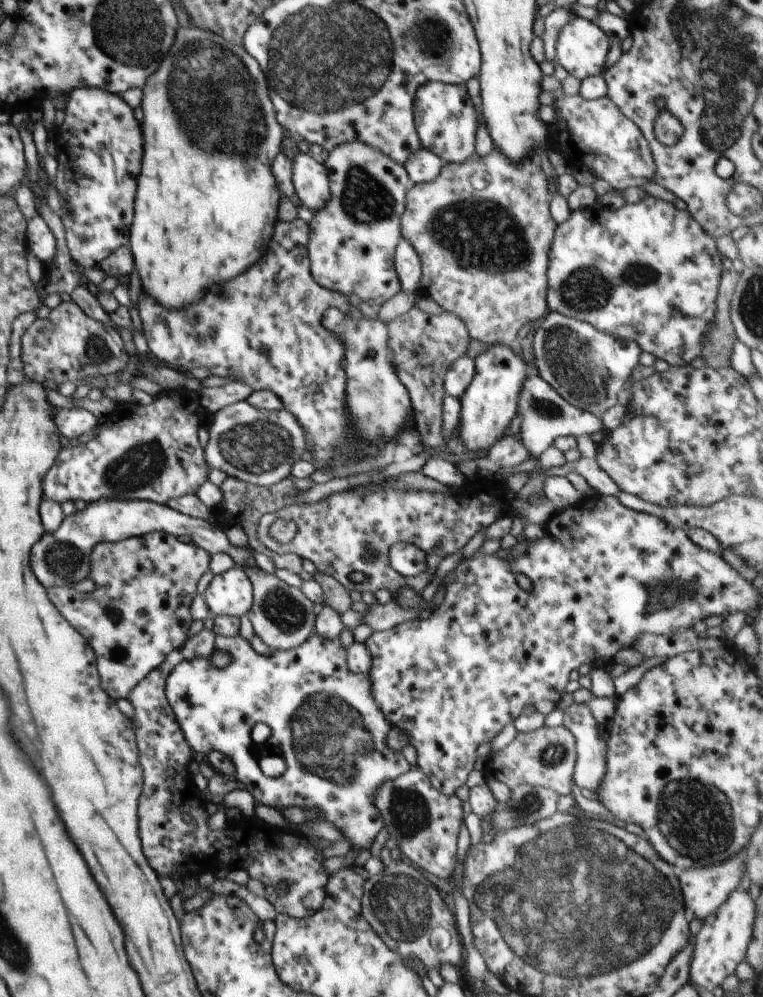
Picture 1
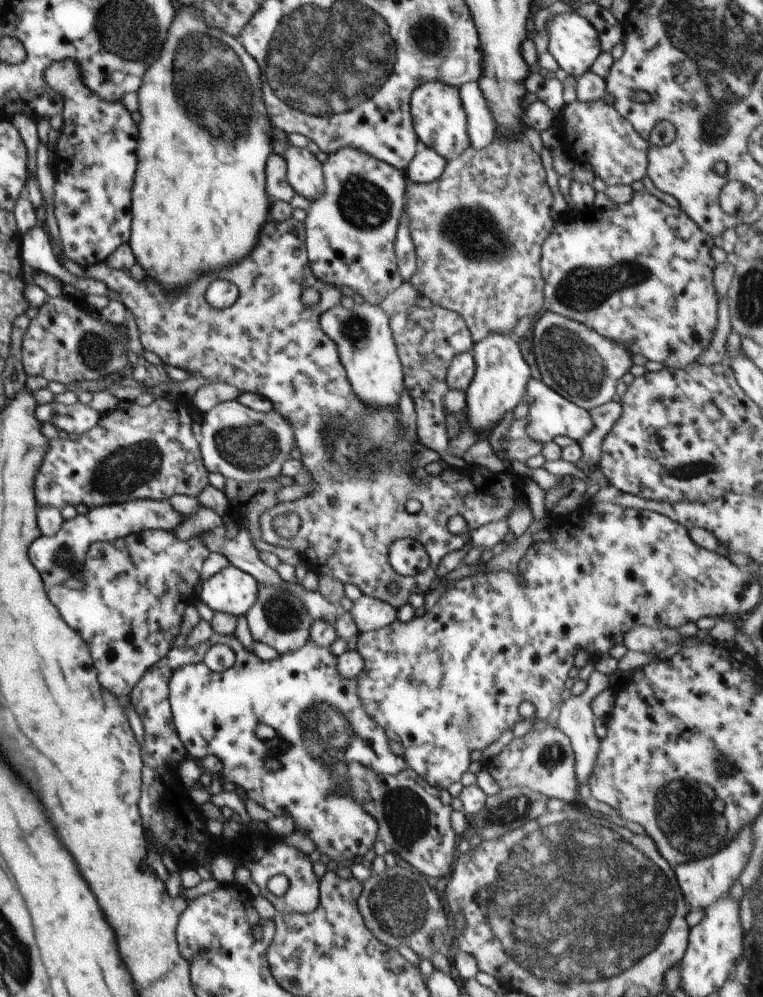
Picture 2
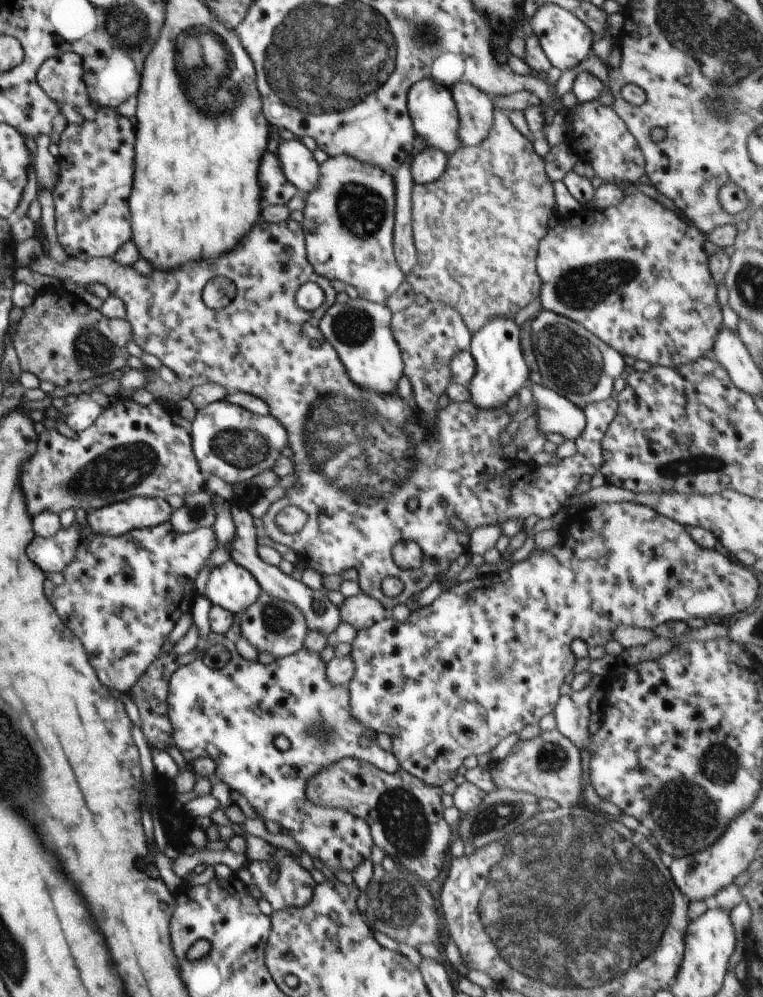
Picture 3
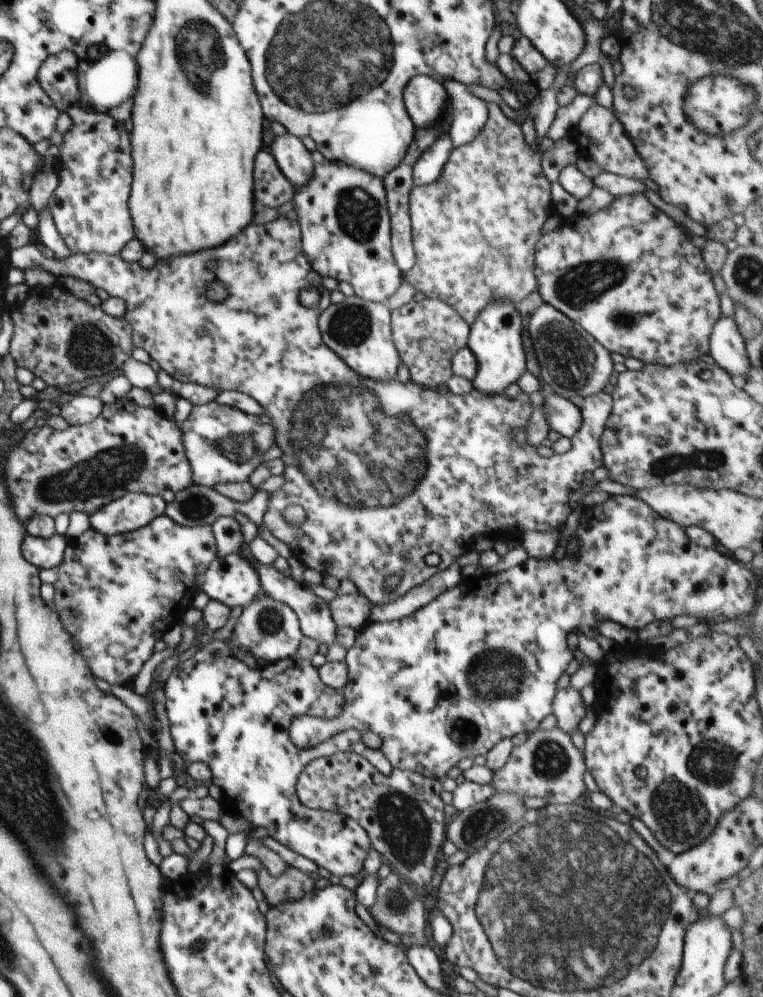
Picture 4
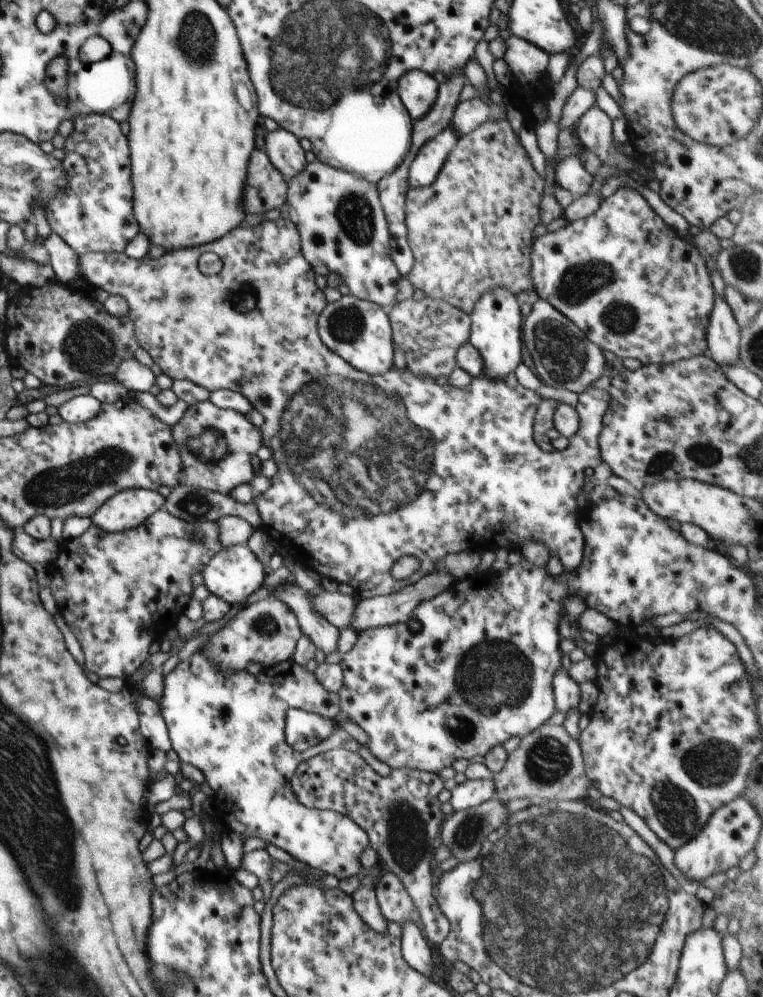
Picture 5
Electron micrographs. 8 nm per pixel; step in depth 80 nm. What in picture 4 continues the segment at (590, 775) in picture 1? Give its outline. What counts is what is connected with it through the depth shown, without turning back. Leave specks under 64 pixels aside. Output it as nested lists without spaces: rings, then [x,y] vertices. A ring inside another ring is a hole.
[[[572,687],[556,691],[552,706],[557,727],[569,735],[579,730],[578,724],[588,710],[582,701],[580,691]]]

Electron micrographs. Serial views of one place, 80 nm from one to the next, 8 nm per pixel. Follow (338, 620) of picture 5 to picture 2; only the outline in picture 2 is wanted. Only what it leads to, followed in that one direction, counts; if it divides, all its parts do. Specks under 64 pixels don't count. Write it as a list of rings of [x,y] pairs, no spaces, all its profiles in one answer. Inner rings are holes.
[[[362,595],[354,602],[350,614],[360,632],[378,630],[398,621],[398,609],[388,602]]]

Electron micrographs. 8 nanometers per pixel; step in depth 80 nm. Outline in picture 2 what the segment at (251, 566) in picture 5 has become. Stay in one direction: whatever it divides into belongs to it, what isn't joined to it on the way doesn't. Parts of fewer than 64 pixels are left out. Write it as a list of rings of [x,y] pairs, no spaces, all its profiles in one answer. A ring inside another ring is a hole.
[[[230,564],[207,578],[198,599],[214,612],[245,615],[256,602],[259,584],[243,570]]]

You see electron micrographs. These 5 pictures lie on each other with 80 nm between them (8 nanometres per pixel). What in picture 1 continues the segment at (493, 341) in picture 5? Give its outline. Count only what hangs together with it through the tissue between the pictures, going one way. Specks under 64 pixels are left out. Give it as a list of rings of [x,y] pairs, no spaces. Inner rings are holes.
[[[500,343],[487,346],[484,354],[475,359],[475,373],[466,392],[459,398],[461,404],[459,438],[462,452],[489,450],[493,444],[508,434],[510,421],[517,413],[517,398],[527,366],[522,356]]]

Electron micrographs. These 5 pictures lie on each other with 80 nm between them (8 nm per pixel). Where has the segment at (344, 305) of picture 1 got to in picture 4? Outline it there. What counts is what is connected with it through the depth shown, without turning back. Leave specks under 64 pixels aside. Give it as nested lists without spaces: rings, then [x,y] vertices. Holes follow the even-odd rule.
[[[285,216],[278,217],[275,221],[259,225],[254,222],[250,223],[242,232],[233,236],[224,246],[206,250],[206,252],[198,252],[198,254],[178,255],[170,257],[163,261],[156,261],[151,269],[144,269],[138,263],[131,263],[121,258],[118,255],[107,255],[106,253],[92,253],[68,255],[66,258],[57,259],[56,257],[48,258],[43,252],[38,250],[34,244],[24,245],[17,249],[8,249],[8,262],[12,267],[19,268],[22,271],[30,269],[40,269],[48,271],[56,278],[61,280],[64,277],[80,279],[81,281],[91,284],[95,288],[103,288],[110,297],[118,297],[124,300],[126,312],[124,318],[132,325],[132,344],[134,347],[146,350],[149,356],[156,360],[174,380],[181,383],[196,383],[207,387],[215,388],[218,392],[222,391],[240,391],[250,395],[254,400],[257,400],[264,407],[265,419],[270,421],[275,428],[276,440],[275,444],[282,449],[283,461],[285,462],[285,483],[280,490],[271,493],[268,501],[267,511],[263,516],[263,522],[268,527],[268,530],[281,541],[284,541],[293,552],[298,560],[302,561],[307,568],[314,568],[322,575],[335,576],[338,580],[350,579],[356,585],[358,592],[366,596],[369,601],[375,605],[387,605],[398,601],[414,587],[425,583],[433,574],[446,570],[454,561],[458,560],[464,553],[473,550],[475,540],[479,536],[494,537],[493,542],[498,538],[510,538],[517,535],[522,536],[524,531],[540,531],[556,530],[560,532],[564,530],[566,519],[572,512],[572,506],[568,504],[568,496],[570,492],[578,490],[585,482],[588,481],[589,475],[603,466],[603,452],[600,446],[600,437],[604,432],[606,421],[613,409],[613,398],[611,394],[602,392],[594,396],[587,396],[584,399],[584,407],[581,410],[583,418],[582,426],[572,438],[572,448],[563,455],[554,453],[549,458],[544,458],[536,453],[536,449],[531,445],[526,444],[524,448],[520,448],[517,443],[512,444],[514,439],[513,431],[516,428],[523,426],[526,428],[527,420],[530,418],[533,408],[529,402],[529,396],[523,392],[515,400],[509,400],[506,395],[485,395],[479,390],[473,389],[470,394],[455,395],[450,391],[443,394],[441,392],[424,389],[416,385],[412,380],[406,385],[398,382],[397,379],[389,381],[370,380],[370,378],[359,377],[327,344],[324,344],[322,335],[319,329],[319,316],[332,304],[330,302],[330,291],[318,282],[314,282],[312,287],[316,287],[320,294],[321,300],[310,308],[306,308],[300,304],[298,295],[300,290],[310,286],[310,271],[313,269],[308,260],[304,256],[302,250],[302,235],[299,222],[287,219]],[[216,262],[216,268],[210,270],[208,264]],[[214,280],[221,280],[228,286],[228,298],[221,303],[210,302],[206,298],[206,289]],[[362,392],[362,394],[360,394]],[[360,398],[366,400],[374,400],[370,402],[372,406],[376,404],[376,410],[368,412],[367,415],[363,411],[363,405]],[[295,414],[295,417],[294,417]],[[338,414],[338,418],[336,417]],[[297,416],[297,417],[296,417]],[[369,419],[371,421],[369,421]],[[376,428],[376,429],[375,429]],[[376,439],[376,441],[374,440]],[[410,444],[410,445],[409,445]],[[416,456],[416,457],[414,457]],[[424,462],[424,468],[420,465]],[[405,463],[405,464],[404,464]],[[408,463],[408,466],[406,466]],[[428,464],[428,466],[426,466]],[[418,470],[424,470],[424,476],[418,476]],[[385,471],[385,476],[384,476]],[[420,480],[420,482],[418,482]],[[414,488],[414,490],[412,490]],[[360,492],[360,494],[358,494]],[[410,492],[408,496],[405,496]],[[404,497],[404,498],[403,498]],[[402,499],[402,500],[401,500]],[[290,505],[302,506],[306,511],[306,520],[299,526],[293,527],[289,525],[283,517],[284,509]],[[392,505],[392,506],[389,506]],[[384,507],[384,508],[382,508]],[[428,554],[438,554],[441,560],[438,566],[429,566],[426,563]],[[398,573],[401,576],[401,582],[397,589],[393,592],[384,590],[383,582],[386,576]]]

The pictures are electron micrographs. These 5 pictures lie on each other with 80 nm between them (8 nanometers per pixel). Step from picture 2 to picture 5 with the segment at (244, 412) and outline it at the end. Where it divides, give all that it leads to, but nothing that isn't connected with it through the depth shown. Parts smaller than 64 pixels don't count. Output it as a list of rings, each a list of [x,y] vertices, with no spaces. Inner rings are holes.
[[[198,401],[189,405],[182,418],[171,427],[171,434],[179,446],[179,453],[183,460],[183,472],[179,476],[182,485],[190,485],[197,489],[208,489],[214,492],[220,491],[228,495],[234,487],[250,483],[254,477],[252,456],[263,445],[262,431],[259,427],[250,423],[241,412],[236,410],[221,409],[208,401]]]

